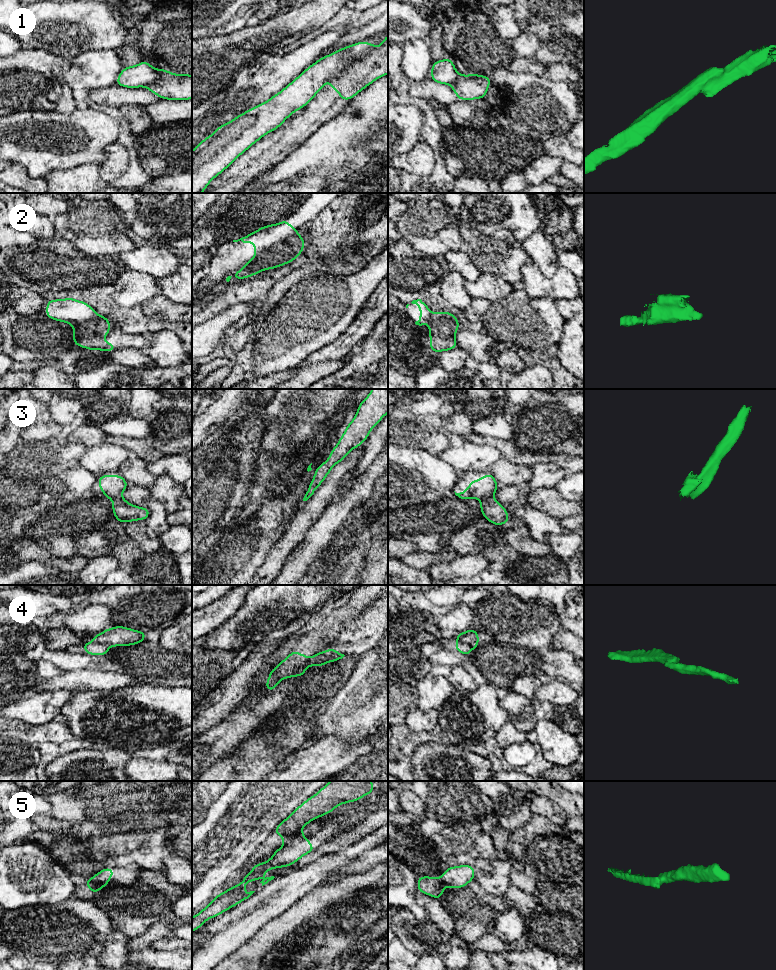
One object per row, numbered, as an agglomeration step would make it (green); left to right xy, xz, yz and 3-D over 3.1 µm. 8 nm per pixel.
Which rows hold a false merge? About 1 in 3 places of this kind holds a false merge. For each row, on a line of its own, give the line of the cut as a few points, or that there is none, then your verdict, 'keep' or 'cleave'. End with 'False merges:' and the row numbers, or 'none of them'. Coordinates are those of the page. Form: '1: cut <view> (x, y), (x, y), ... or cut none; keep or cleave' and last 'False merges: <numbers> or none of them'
1: cut xz (373, 46), (329, 80); cleave
2: cut xz (296, 232), (260, 252), (244, 266); cleave
3: cut yz (492, 496), (481, 499); cleave
4: cut xz (310, 658), (300, 665), (294, 674); cleave
5: cut xz (300, 830), (285, 843); cleave
False merges: 1, 2, 3, 4, 5

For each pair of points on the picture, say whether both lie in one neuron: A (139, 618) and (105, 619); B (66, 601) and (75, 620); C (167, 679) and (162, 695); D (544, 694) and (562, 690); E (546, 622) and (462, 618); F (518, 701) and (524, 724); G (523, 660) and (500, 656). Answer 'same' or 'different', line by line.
A: different
B: different
C: different
D: same
E: different
F: same
G: same

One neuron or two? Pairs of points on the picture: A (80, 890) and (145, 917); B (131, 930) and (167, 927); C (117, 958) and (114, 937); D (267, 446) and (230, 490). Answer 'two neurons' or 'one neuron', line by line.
A: one neuron
B: two neurons
C: one neuron
D: one neuron

